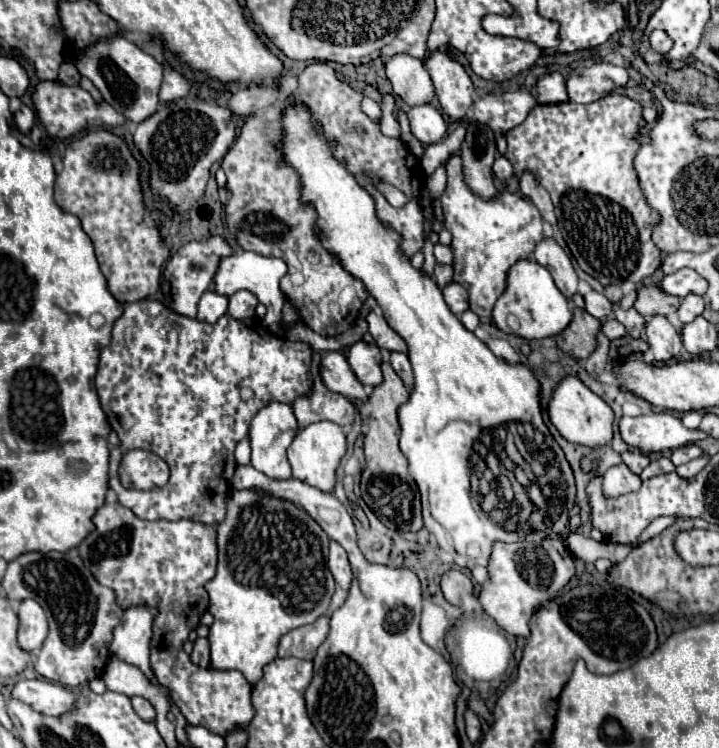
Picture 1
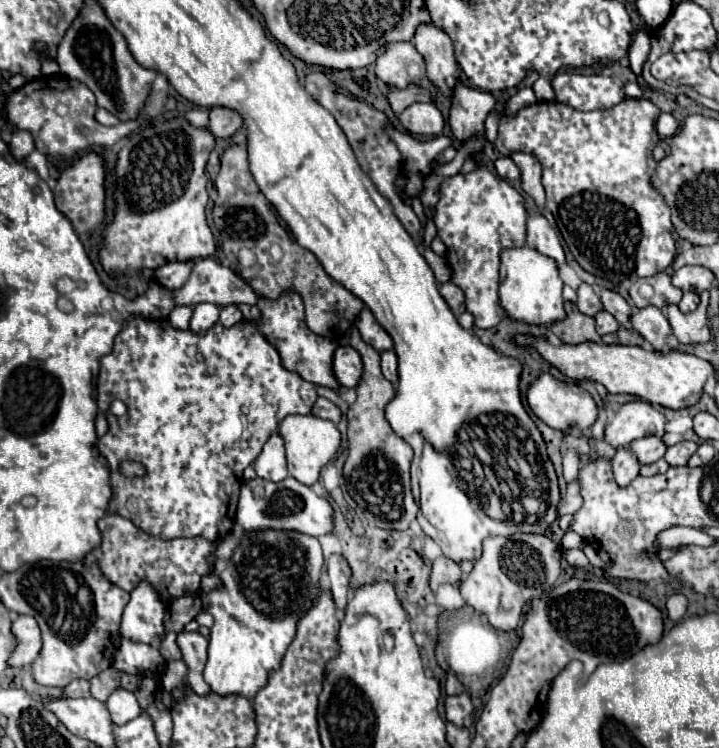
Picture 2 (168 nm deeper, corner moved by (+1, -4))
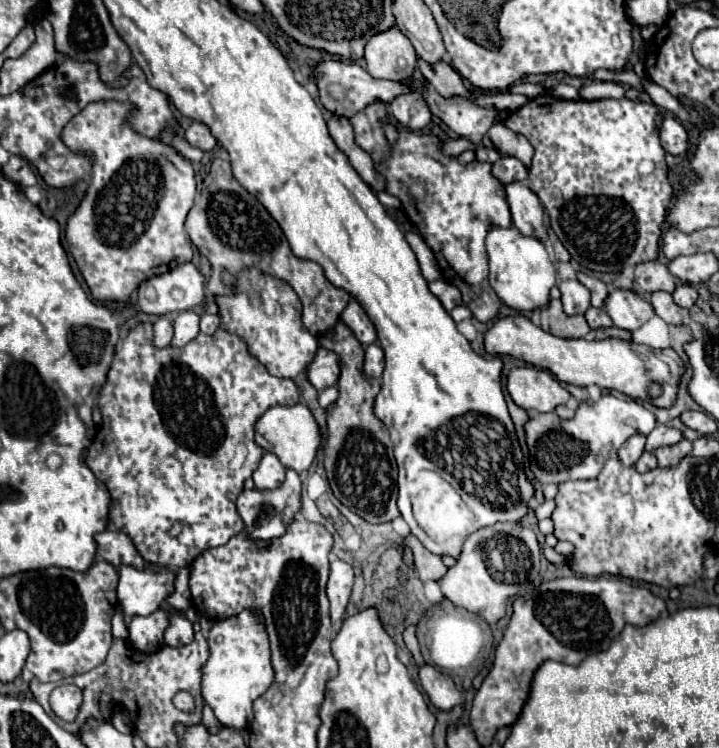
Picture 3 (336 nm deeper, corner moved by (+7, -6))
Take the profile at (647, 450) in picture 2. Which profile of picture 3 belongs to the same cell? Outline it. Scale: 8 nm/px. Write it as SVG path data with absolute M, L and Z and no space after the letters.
M661 425L661 427L655 427L649 435L647 435L647 451L655 449L655 447L663 447L663 445L675 445L683 439L683 433L675 427L667 427L667 425Z

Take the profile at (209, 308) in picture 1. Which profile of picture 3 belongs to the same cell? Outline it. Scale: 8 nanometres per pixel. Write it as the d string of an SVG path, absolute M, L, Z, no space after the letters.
M183 311L173 321L173 347L183 347L199 335L199 315L195 311Z

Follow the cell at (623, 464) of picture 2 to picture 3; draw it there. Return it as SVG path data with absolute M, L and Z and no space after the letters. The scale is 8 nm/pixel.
M631 435L623 443L623 447L619 449L619 459L623 461L623 465L631 467L641 457L641 453L645 451L645 441L647 441L645 435Z

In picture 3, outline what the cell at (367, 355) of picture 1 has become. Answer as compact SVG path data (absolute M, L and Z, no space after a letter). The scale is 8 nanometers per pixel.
M319 347L305 373L307 373L309 383L317 391L327 389L327 387L335 385L335 379L339 379L339 359L335 359L335 355L331 355L331 351Z

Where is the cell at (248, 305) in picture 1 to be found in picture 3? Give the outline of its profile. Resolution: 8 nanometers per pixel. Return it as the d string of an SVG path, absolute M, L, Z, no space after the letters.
M203 315L199 327L201 327L201 333L213 335L217 331L217 327L219 327L219 315Z

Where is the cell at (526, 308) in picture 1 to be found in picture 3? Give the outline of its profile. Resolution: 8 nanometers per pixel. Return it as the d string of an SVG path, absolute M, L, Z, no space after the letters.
M493 225L485 239L489 253L489 283L499 299L517 311L533 311L545 307L549 303L549 289L555 281L555 267L547 255L545 245L535 239L523 235L517 227L497 227Z

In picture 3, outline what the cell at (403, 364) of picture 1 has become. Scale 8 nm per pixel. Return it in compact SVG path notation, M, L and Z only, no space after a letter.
M373 343L365 349L365 363L363 363L363 371L365 375L369 377L375 377L375 379L381 379L381 373L383 373L383 349Z

